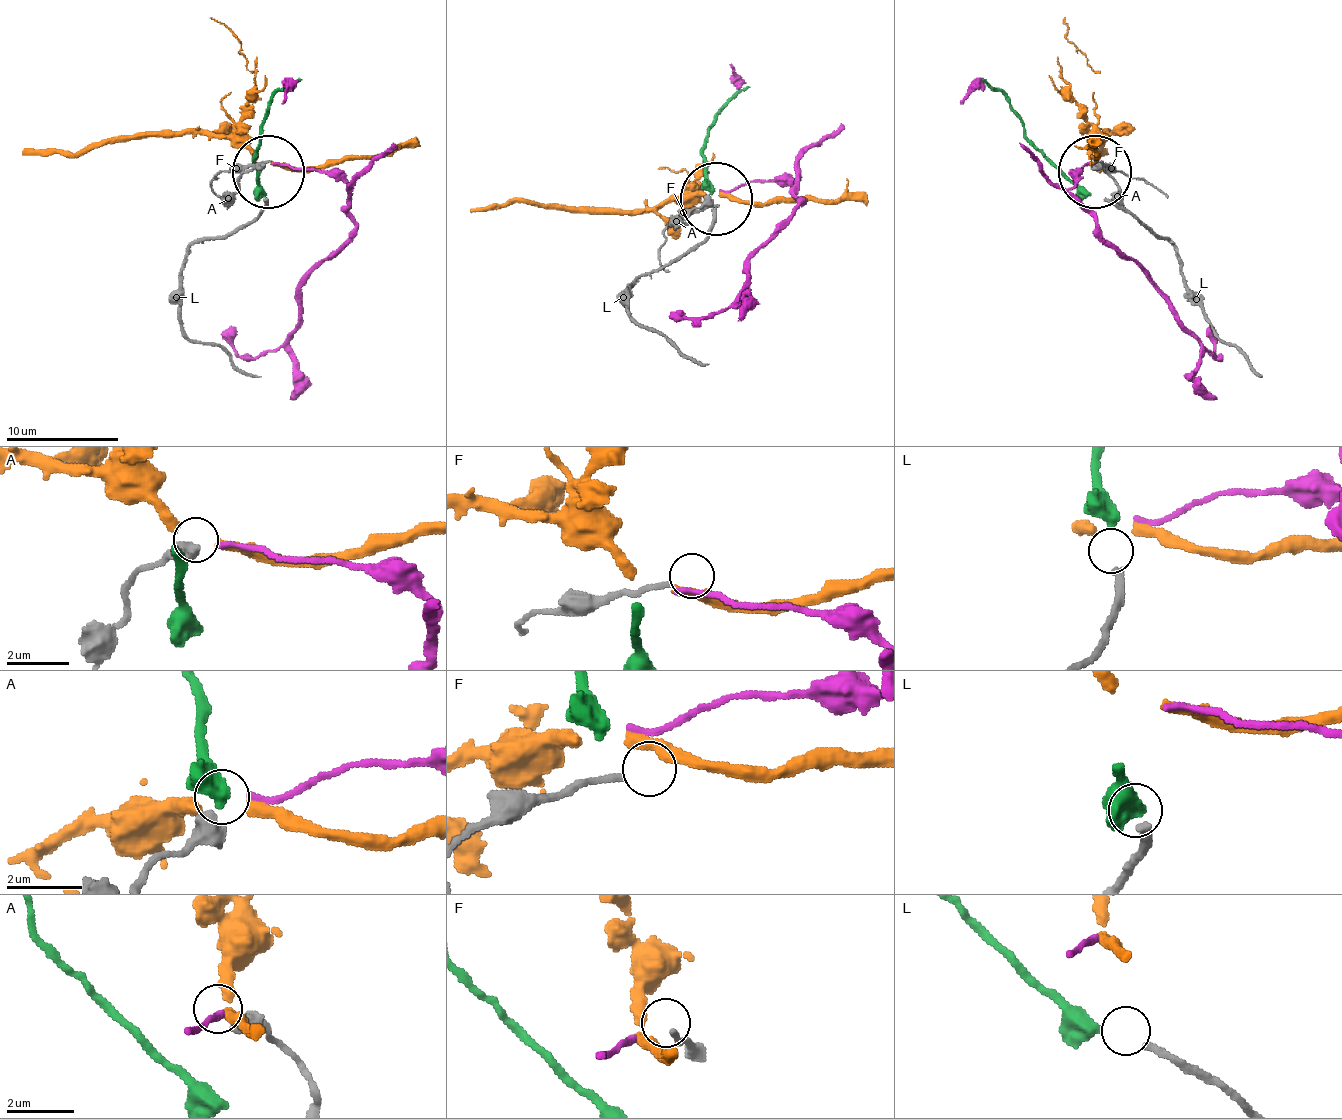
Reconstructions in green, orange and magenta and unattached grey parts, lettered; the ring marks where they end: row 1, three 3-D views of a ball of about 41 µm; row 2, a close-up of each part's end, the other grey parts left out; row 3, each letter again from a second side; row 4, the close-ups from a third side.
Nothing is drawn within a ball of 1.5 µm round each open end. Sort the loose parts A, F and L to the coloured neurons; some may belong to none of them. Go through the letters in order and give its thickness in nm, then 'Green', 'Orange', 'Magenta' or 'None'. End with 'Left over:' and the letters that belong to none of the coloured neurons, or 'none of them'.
A: Thickness 500 nm. Magenta
F: Thickness 160 nm. None
L: Thickness 240 nm. Green
Left over: F

